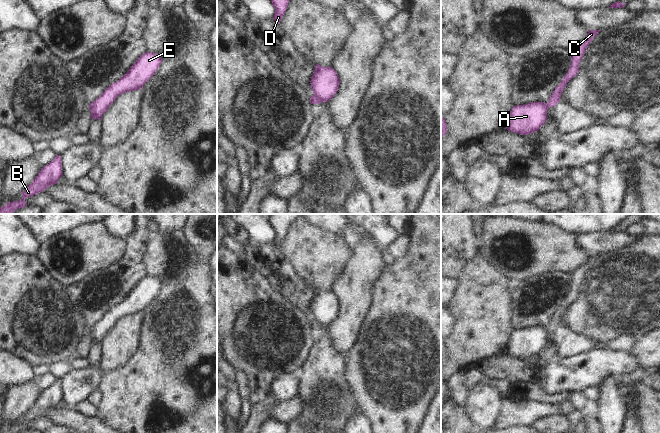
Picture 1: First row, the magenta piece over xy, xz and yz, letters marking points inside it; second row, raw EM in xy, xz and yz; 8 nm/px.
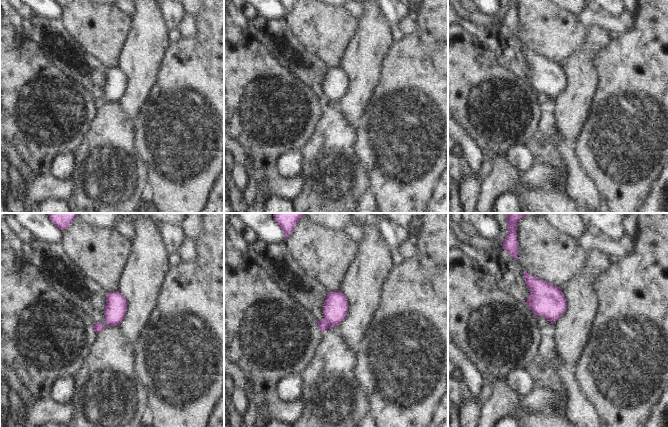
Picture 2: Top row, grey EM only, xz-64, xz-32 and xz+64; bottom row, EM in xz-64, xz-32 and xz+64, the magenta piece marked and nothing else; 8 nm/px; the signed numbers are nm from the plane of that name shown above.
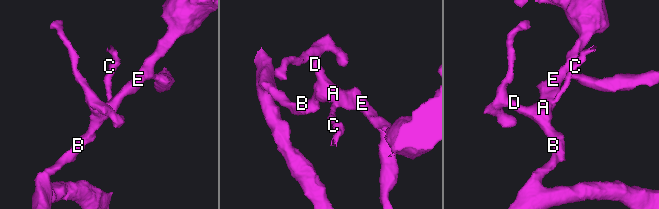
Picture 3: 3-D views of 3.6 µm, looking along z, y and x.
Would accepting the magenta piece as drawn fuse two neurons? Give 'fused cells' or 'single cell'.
fused cells

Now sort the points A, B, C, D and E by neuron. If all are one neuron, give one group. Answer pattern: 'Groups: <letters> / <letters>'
Groups: A B D E / C.

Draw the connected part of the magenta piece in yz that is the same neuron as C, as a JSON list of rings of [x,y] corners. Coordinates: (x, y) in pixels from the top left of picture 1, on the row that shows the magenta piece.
[[[589,30],[587,36],[572,49],[573,54],[571,58],[570,68],[566,75],[563,77],[560,84],[555,88],[555,90],[551,94],[548,102],[546,103],[548,108],[554,107],[557,103],[560,102],[561,94],[564,88],[566,87],[567,83],[579,72],[579,65],[587,47],[600,31],[601,30]]]

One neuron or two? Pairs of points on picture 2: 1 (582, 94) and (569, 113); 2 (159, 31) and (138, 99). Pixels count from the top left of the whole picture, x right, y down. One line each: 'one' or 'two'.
1: one
2: one

